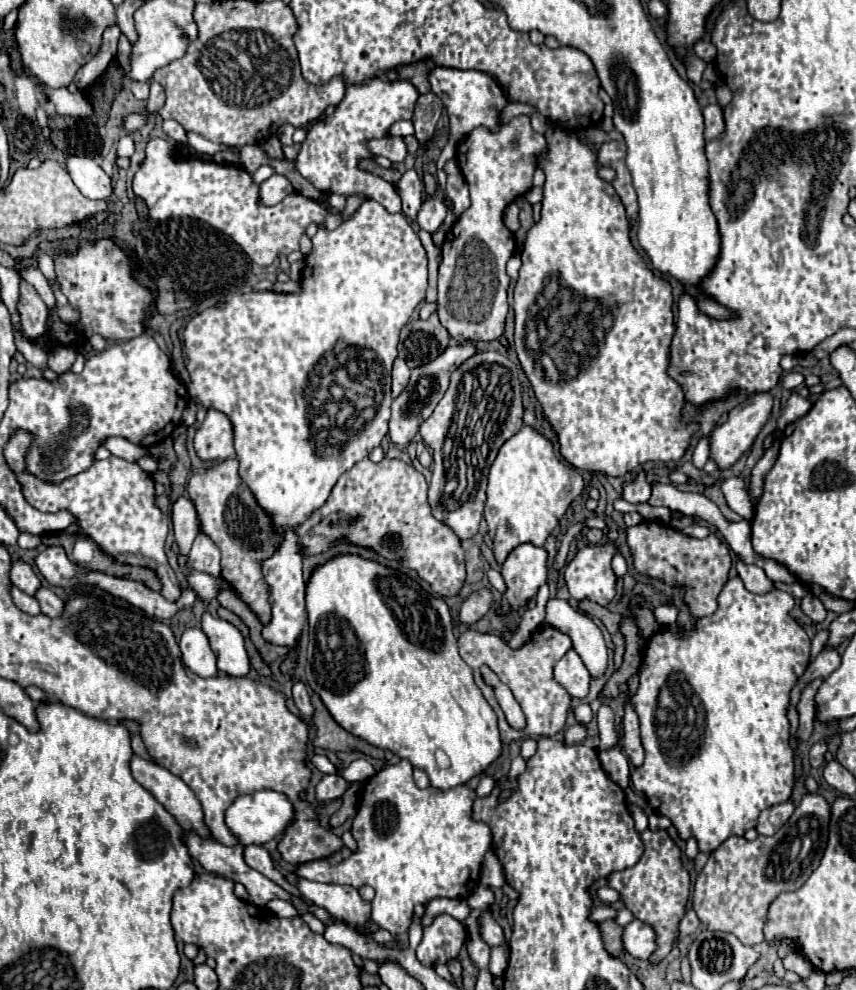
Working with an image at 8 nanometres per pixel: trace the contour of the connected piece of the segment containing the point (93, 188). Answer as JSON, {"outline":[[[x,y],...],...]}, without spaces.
{"outline":[[[66,155],[66,169],[84,197],[104,199],[104,201],[112,199],[114,189],[110,177],[90,157]]]}

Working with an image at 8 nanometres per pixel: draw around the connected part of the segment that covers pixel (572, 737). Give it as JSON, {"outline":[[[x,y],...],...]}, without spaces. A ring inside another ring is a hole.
{"outline":[[[576,723],[576,725],[572,725],[572,727],[568,727],[564,731],[564,745],[568,745],[568,747],[578,745],[578,743],[584,741],[584,737],[586,737],[586,727]]]}

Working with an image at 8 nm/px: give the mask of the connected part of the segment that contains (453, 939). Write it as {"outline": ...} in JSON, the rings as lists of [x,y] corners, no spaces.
{"outline":[[[438,915],[430,927],[424,929],[424,937],[416,951],[420,951],[420,963],[432,965],[436,961],[446,963],[456,957],[466,941],[466,931],[460,921],[450,915]]]}

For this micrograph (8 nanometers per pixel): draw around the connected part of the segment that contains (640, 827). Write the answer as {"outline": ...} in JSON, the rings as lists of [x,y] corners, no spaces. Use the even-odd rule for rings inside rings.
{"outline":[[[632,805],[630,809],[632,809],[632,817],[634,817],[634,827],[636,827],[636,831],[638,831],[638,833],[646,831],[646,829],[648,829],[648,817],[644,815],[644,811],[642,811],[640,807],[636,807],[636,805]]]}

